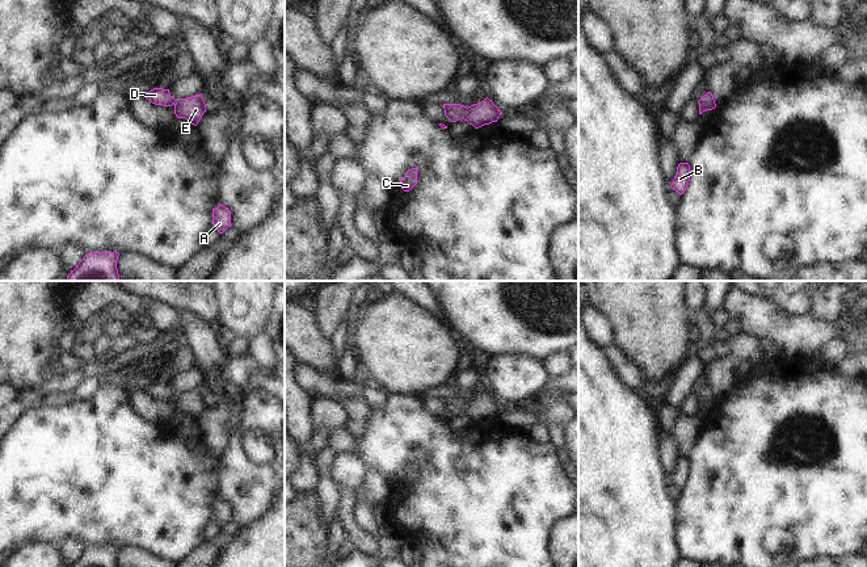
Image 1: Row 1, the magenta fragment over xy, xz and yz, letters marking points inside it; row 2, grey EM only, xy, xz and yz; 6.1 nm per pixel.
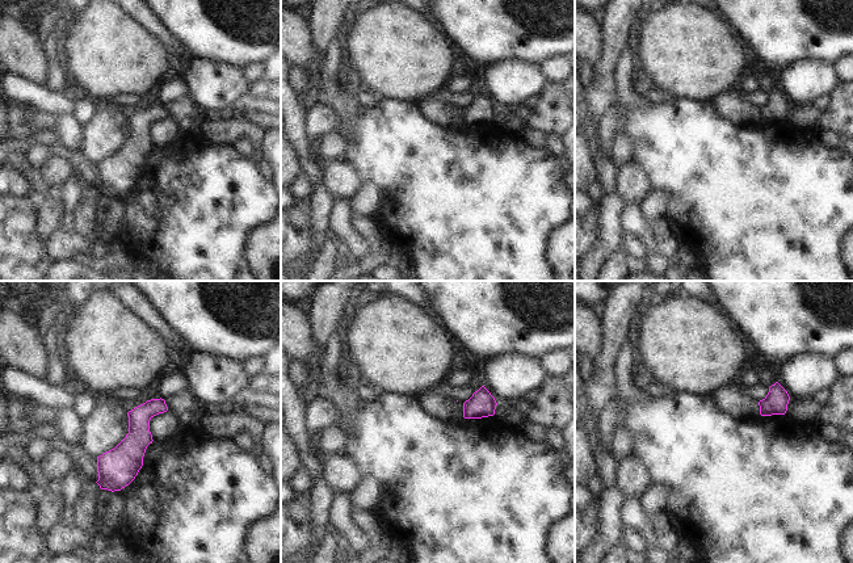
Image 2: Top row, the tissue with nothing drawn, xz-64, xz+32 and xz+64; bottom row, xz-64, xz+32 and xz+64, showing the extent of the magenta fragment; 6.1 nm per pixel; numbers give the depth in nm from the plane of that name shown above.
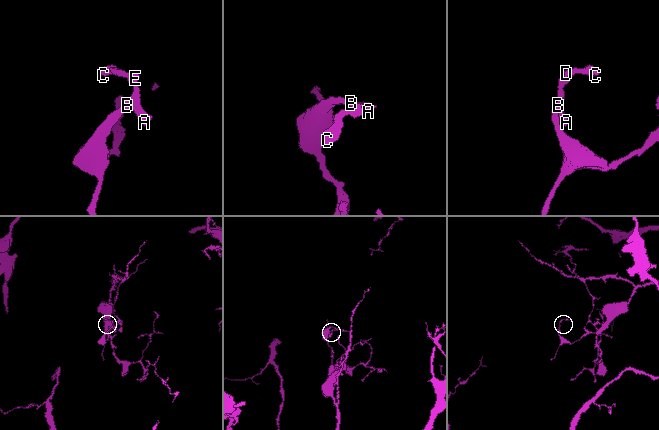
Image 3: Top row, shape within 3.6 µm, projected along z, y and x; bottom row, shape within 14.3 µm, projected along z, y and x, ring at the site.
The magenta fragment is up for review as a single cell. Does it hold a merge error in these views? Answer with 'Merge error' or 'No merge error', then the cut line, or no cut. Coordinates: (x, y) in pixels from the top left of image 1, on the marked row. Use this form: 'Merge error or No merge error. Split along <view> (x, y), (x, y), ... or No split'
No merge error. No split

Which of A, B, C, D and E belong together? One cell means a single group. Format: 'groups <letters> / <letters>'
groups A B C D E

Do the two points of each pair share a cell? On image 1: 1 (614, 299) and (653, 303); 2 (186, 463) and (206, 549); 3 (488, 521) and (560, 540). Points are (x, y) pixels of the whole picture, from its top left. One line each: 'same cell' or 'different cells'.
1: same cell
2: different cells
3: different cells

